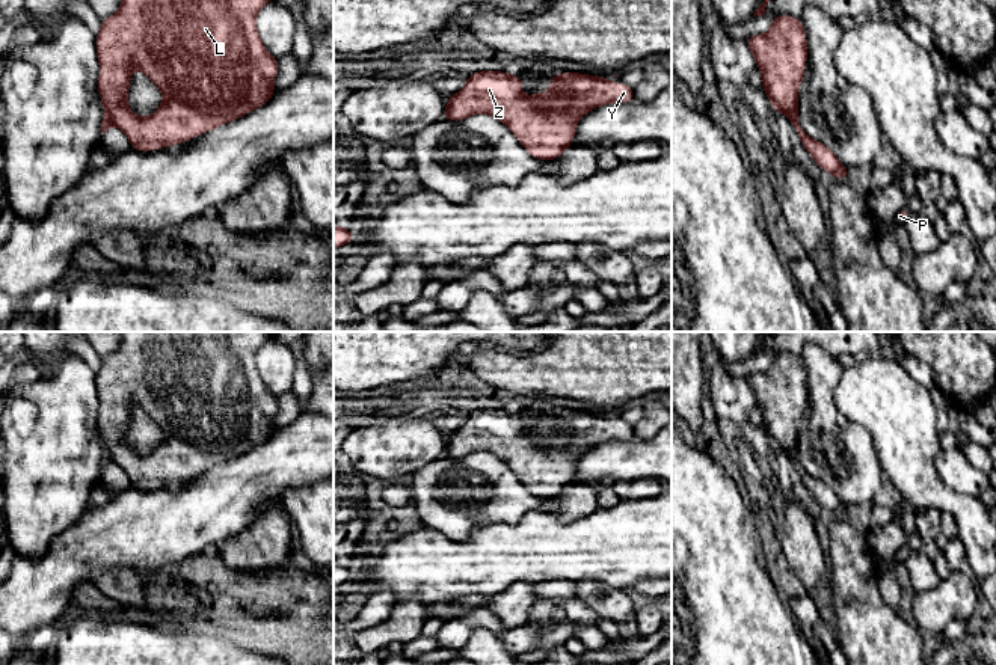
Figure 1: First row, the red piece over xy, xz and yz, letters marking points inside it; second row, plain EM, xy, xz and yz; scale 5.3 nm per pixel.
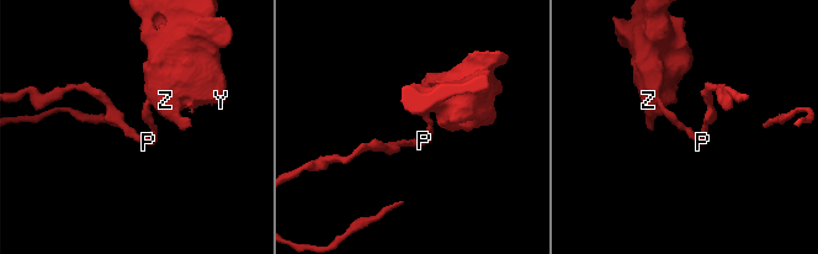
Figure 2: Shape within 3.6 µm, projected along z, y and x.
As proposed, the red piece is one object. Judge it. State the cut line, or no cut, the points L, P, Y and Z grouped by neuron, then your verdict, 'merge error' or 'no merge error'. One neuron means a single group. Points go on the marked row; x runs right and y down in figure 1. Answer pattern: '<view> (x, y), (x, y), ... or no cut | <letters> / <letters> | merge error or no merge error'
xy (106, 110), (112, 124) | L Y Z / P | merge error

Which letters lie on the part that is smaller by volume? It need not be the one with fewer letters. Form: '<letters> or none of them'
L, Y, Z

